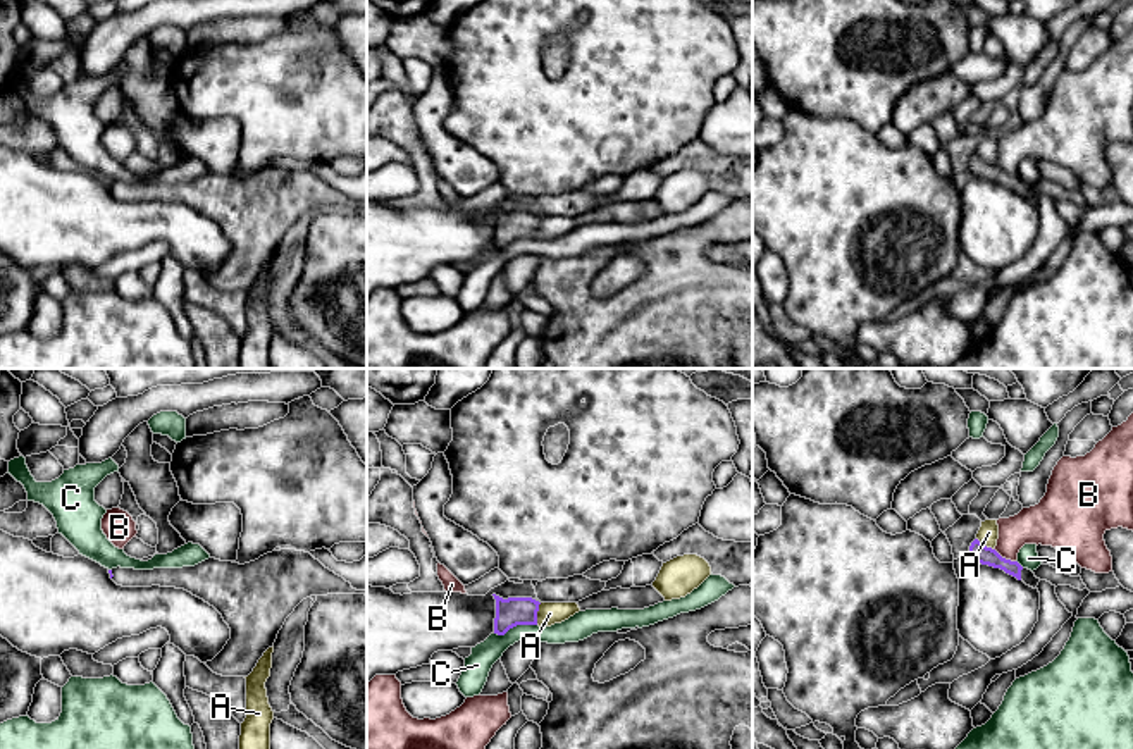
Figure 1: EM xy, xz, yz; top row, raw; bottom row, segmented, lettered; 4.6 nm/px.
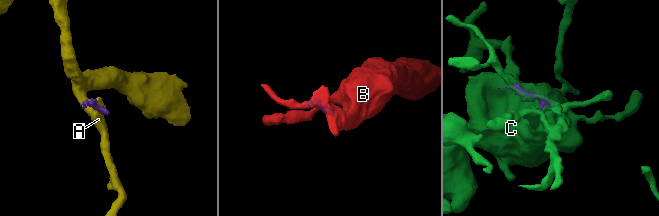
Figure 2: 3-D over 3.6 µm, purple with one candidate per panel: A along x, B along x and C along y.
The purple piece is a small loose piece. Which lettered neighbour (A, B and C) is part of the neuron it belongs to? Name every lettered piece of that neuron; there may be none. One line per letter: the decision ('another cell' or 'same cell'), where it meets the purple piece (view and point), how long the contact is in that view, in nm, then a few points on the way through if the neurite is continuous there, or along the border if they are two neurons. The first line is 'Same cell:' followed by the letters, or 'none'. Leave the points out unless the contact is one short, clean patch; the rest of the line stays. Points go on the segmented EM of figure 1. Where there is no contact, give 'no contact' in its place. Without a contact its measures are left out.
Same cell: none
A: another cell | xz (536, 613) | 110 nm | along xz (541, 603), (536, 624)
B: another cell | yz (1004, 558) | 120 nm | along yz (994, 548), (1015, 562)
C: another cell | xz (515, 625) | 200 nm | along xz (536, 624), (517, 624), (503, 634), (495, 634)

